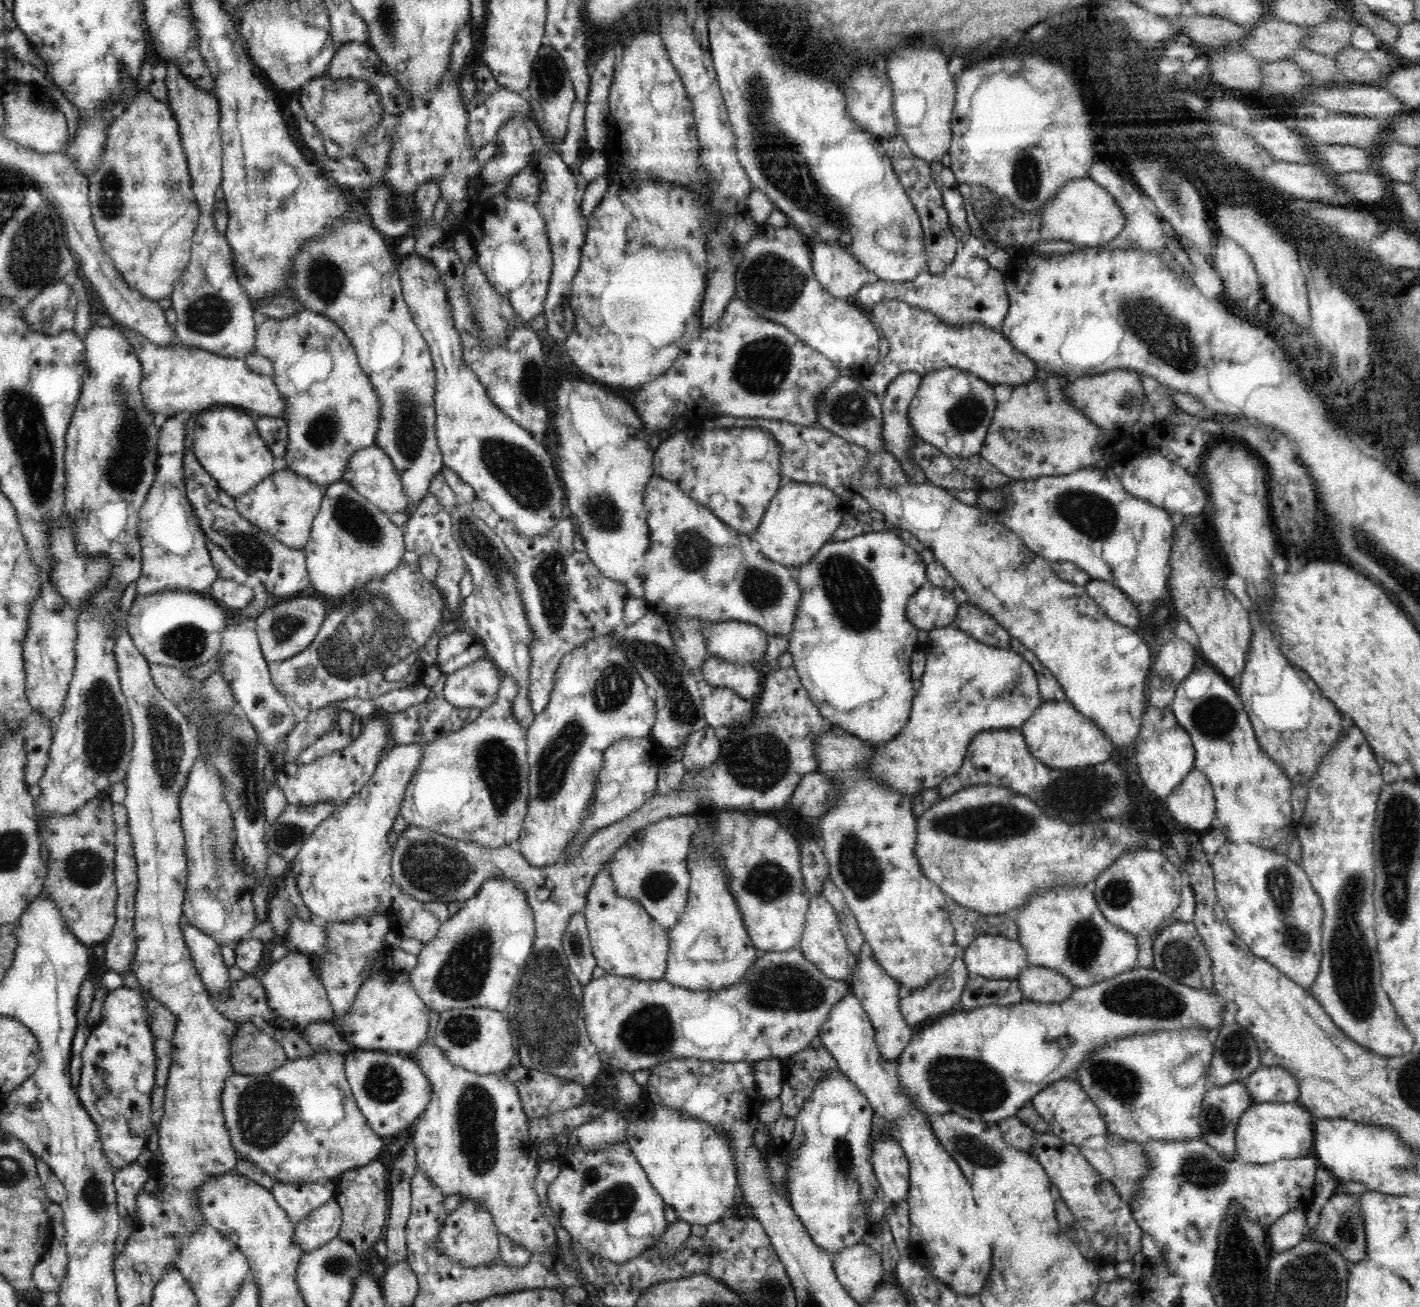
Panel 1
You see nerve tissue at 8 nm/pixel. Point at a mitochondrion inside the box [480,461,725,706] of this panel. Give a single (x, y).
(550, 575)

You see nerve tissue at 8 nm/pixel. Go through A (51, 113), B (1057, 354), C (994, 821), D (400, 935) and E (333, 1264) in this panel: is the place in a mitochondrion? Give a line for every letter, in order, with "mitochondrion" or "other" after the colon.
A: other
B: other
C: mitochondrion
D: other
E: mitochondrion

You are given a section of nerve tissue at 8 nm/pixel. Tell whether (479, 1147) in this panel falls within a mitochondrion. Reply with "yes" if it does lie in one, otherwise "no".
yes

